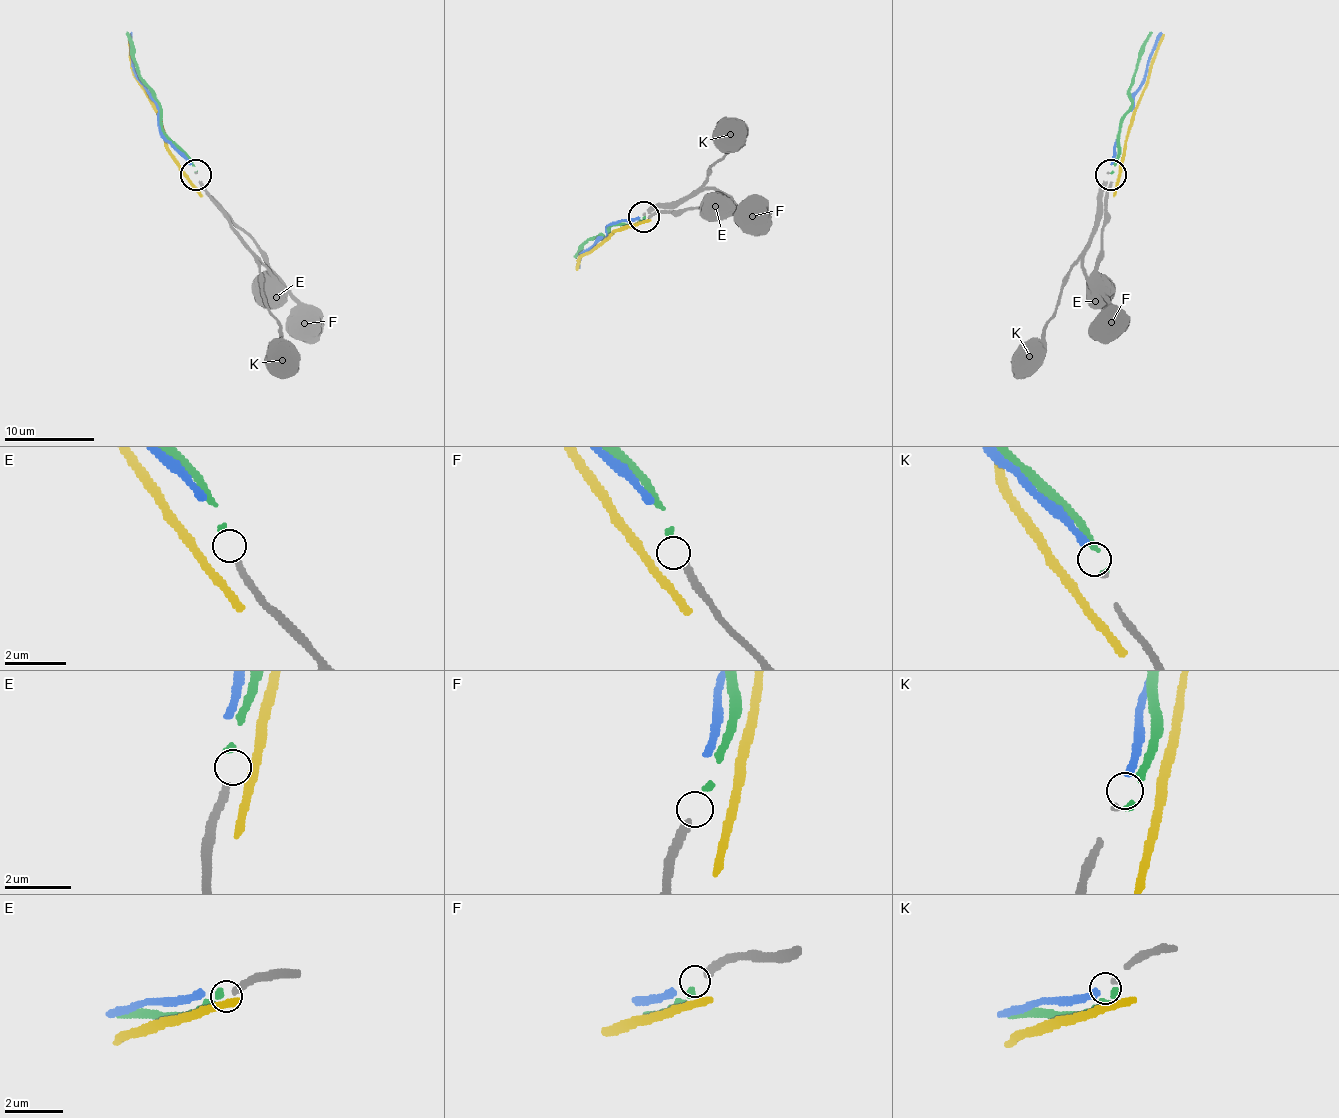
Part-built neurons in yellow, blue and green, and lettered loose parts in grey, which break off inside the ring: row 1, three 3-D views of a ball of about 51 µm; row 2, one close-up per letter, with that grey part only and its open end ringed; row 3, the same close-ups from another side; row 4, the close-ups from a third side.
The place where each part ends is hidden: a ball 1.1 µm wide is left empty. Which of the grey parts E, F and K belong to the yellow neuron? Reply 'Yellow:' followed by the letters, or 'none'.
Yellow: none

